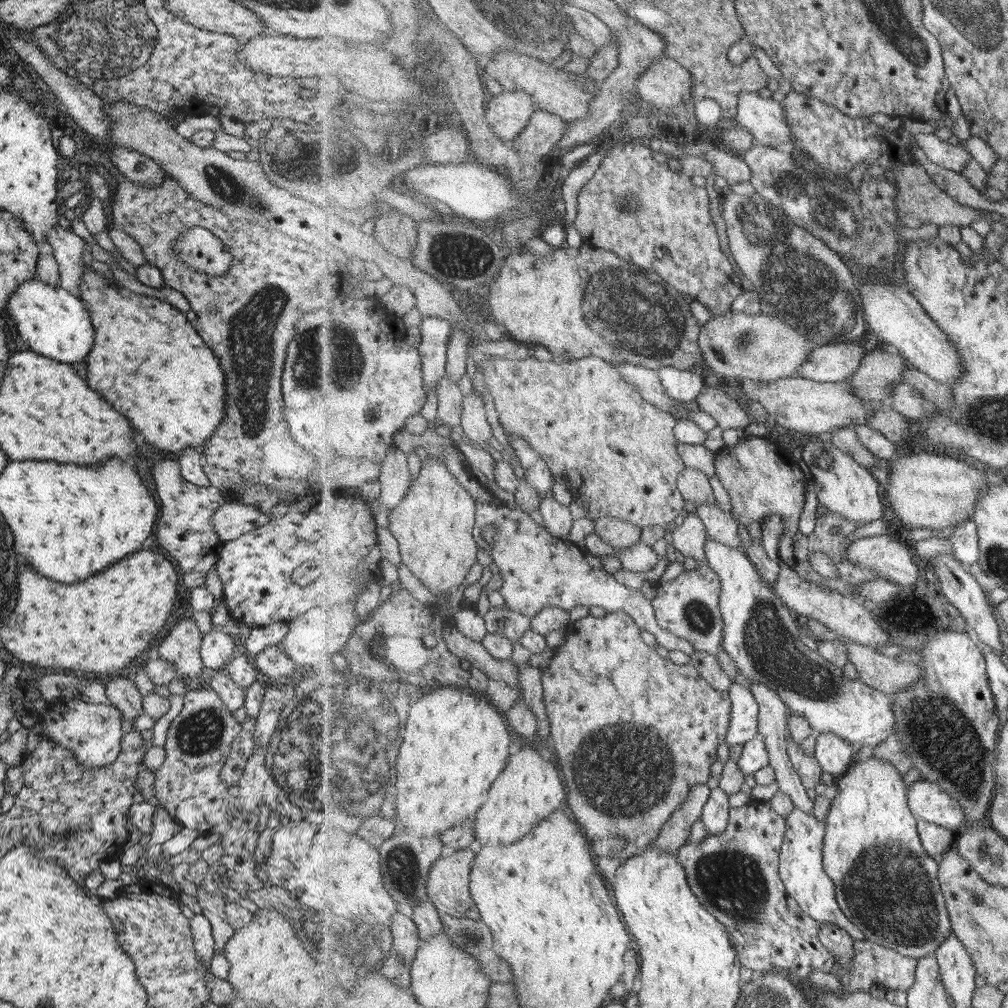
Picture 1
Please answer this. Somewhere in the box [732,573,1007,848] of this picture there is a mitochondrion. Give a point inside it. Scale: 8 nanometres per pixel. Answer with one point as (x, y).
(943, 737)

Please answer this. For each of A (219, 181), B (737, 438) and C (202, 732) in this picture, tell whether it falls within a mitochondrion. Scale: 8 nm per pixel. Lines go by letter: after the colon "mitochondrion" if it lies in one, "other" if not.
A: mitochondrion
B: other
C: mitochondrion

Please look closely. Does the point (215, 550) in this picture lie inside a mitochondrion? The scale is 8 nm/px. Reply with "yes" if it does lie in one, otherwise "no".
no

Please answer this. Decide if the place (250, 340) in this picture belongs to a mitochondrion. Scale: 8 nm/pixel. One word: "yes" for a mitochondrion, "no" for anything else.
yes

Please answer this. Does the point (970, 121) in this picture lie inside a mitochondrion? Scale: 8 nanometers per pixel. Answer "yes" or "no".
no

